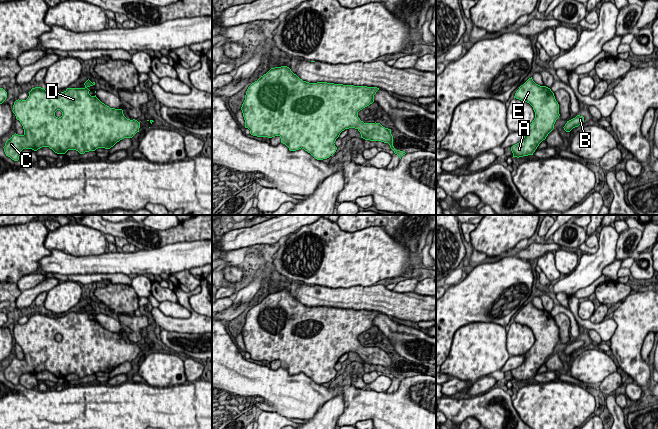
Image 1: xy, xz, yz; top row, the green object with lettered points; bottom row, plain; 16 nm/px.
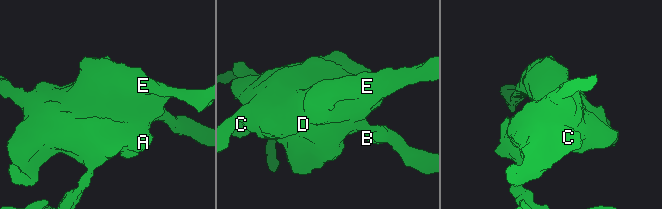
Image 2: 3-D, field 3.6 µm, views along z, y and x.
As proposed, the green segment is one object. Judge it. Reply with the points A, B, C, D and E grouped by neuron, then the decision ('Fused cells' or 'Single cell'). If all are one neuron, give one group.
Groups: A B C D E. Single cell

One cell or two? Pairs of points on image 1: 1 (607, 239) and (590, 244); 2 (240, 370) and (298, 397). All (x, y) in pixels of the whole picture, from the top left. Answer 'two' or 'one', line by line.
1: two
2: one

